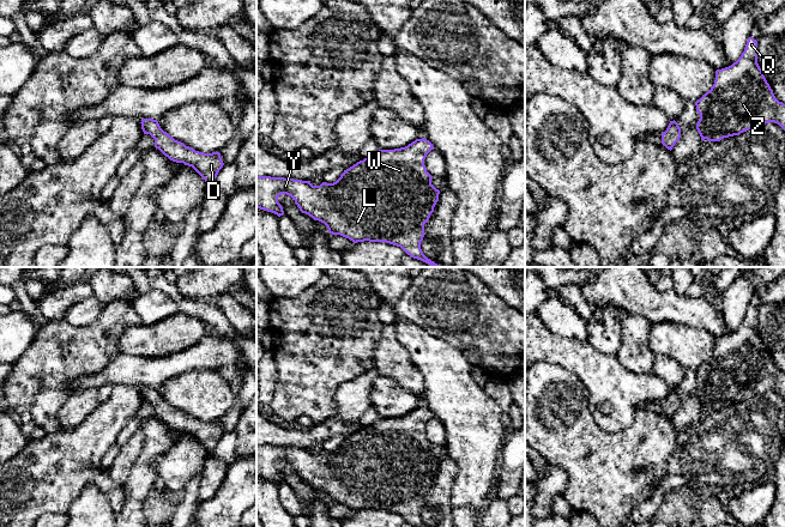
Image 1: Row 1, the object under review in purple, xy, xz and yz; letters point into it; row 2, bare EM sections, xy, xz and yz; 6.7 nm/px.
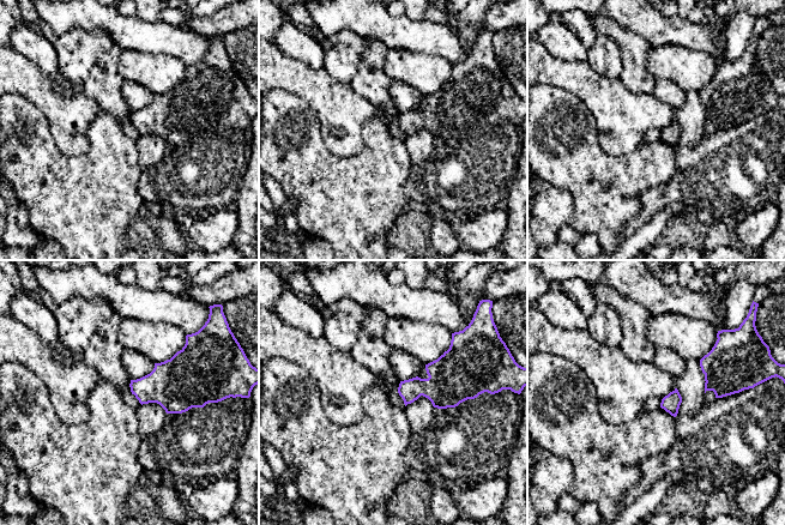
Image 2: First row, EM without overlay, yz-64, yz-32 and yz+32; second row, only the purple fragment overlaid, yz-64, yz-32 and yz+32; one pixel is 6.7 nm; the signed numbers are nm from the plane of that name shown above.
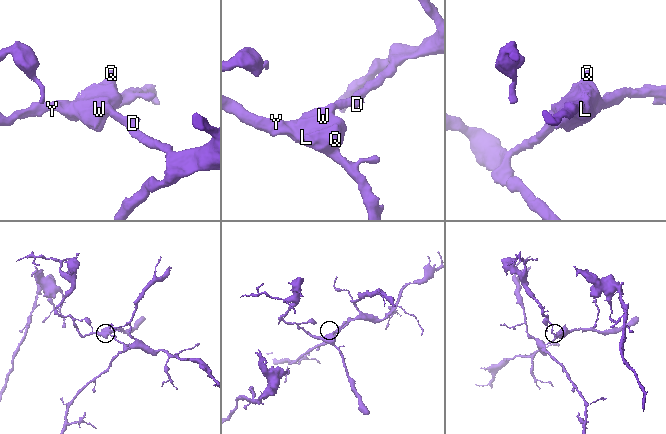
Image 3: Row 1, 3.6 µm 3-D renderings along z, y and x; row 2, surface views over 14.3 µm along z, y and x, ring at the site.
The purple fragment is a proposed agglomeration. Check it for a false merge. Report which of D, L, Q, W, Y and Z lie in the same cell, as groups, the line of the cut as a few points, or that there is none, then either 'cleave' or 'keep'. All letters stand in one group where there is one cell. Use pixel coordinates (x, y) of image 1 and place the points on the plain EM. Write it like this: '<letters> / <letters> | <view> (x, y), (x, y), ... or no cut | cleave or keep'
D L Q W Y Z | no cut | keep

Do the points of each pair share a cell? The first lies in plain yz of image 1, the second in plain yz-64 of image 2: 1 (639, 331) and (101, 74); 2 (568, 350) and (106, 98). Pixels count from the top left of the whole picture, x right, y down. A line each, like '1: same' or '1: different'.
1: same
2: different

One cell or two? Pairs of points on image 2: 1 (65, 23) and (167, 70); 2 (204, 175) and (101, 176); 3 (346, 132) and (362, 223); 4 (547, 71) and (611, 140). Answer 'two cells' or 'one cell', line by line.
1: two cells
2: two cells
3: two cells
4: one cell

